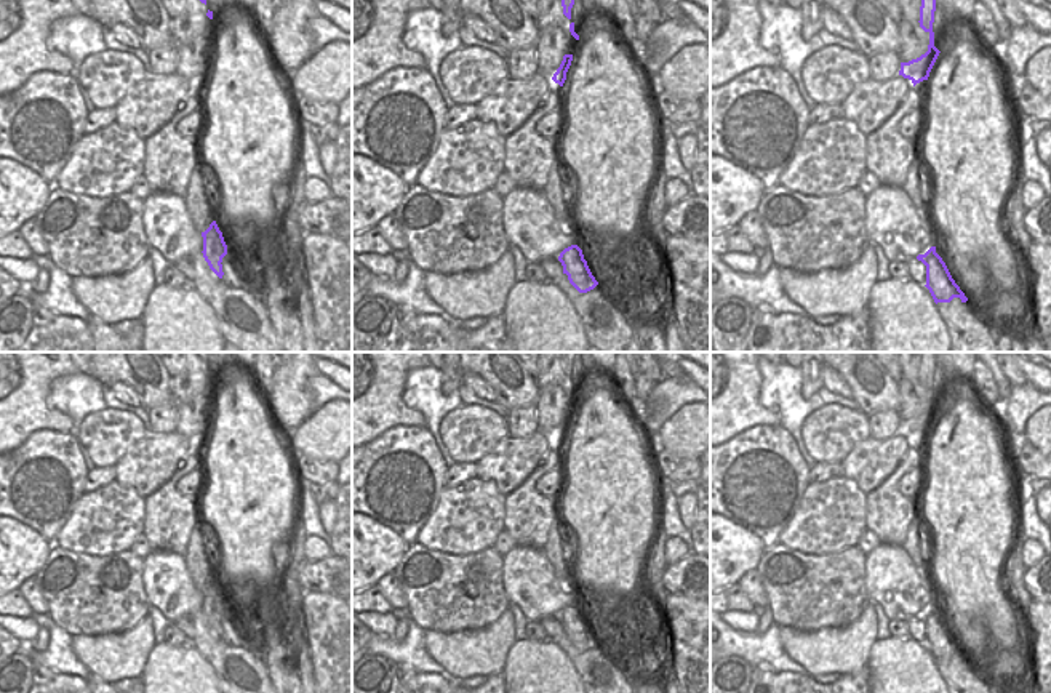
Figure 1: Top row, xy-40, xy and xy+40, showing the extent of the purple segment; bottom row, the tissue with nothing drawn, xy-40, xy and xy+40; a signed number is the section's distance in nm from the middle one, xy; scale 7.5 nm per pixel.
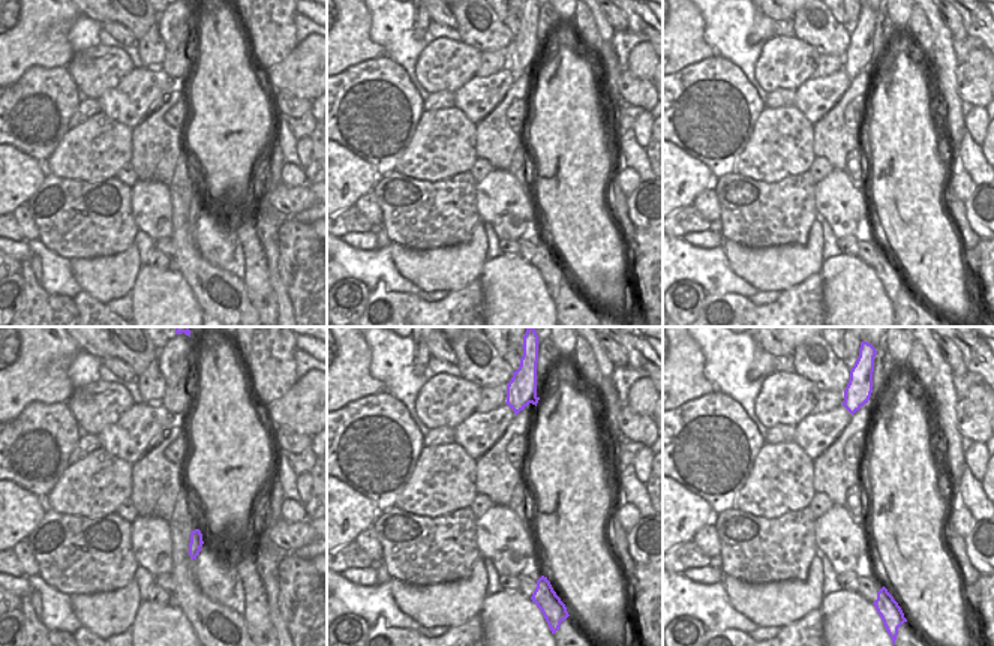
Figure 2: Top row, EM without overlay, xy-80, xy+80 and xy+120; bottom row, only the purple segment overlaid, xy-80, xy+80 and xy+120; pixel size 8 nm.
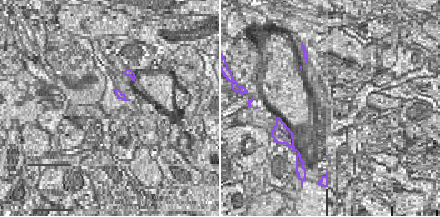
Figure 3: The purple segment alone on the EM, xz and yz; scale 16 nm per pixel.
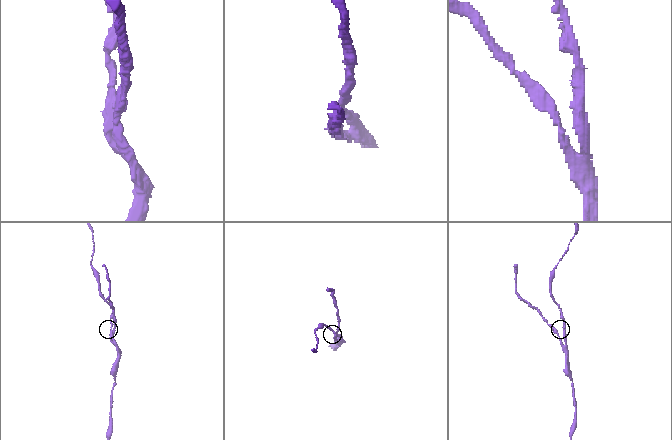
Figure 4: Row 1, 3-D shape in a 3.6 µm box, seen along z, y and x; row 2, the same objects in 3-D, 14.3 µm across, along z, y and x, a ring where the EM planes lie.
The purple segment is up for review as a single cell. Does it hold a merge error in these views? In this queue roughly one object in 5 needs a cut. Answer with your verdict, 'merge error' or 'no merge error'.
merge error

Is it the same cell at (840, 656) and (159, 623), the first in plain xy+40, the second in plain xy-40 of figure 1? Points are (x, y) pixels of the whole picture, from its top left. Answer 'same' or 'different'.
different

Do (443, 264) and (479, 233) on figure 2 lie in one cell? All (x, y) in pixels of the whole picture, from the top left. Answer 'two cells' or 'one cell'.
one cell

